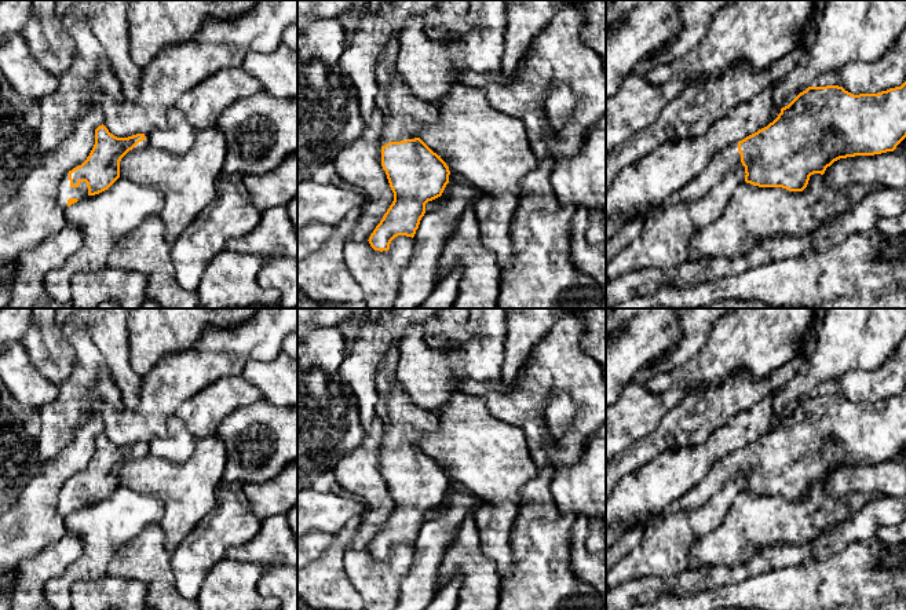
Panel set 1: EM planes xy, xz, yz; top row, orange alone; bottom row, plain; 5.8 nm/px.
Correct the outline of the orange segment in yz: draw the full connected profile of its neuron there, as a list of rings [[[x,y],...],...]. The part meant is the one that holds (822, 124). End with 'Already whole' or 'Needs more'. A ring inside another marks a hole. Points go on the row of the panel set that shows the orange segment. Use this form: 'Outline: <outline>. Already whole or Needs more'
Outline: [[[906,81],[900,87],[877,94],[854,95],[839,85],[808,87],[788,106],[781,109],[778,117],[767,127],[745,139],[717,151],[706,168],[684,187],[666,197],[660,205],[693,202],[706,196],[727,173],[741,165],[745,167],[745,182],[759,187],[782,187],[789,191],[803,191],[814,173],[823,175],[834,161],[855,156],[874,156],[894,151],[906,138]]]. Needs more

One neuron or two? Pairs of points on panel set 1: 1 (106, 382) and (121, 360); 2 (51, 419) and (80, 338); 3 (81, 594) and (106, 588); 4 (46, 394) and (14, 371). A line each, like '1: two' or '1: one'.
1: two
2: one
3: one
4: one

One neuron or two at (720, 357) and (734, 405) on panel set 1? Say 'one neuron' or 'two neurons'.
two neurons

